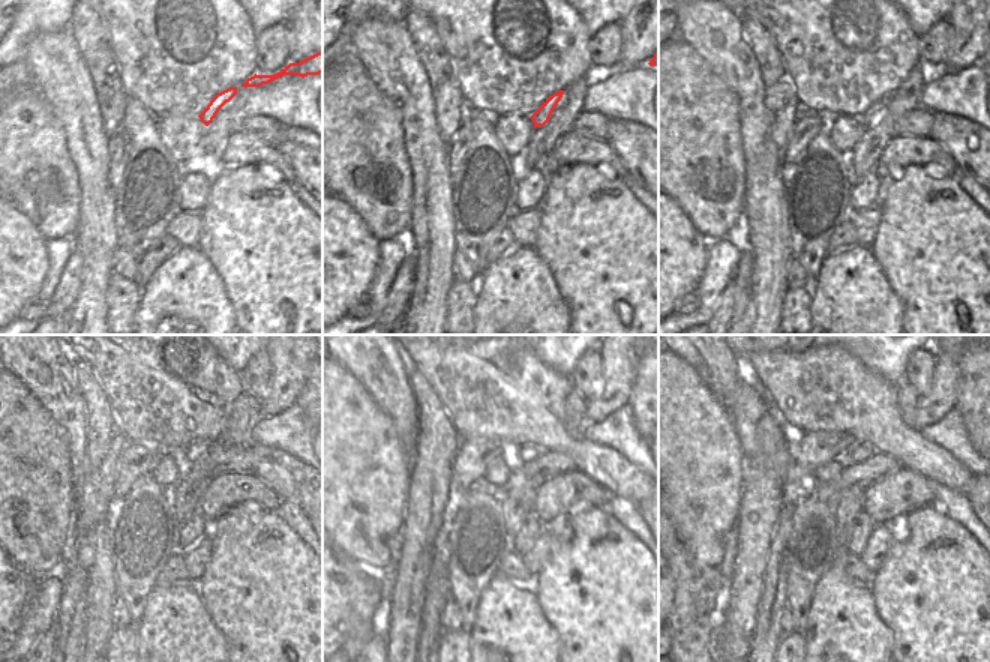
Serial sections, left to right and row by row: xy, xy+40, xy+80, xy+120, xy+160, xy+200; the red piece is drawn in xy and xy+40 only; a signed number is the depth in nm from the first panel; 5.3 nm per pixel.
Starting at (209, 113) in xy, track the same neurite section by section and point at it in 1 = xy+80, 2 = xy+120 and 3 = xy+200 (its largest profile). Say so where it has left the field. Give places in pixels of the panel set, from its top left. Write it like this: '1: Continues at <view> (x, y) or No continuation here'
1: Continues at xy+80 (872, 113)
2: Continues at xy+120 (200, 448)
3: Continues at xy+200 (861, 452)

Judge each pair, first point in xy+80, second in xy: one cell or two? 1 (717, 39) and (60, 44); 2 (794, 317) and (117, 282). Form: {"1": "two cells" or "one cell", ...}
{"1": "one cell", "2": "one cell"}

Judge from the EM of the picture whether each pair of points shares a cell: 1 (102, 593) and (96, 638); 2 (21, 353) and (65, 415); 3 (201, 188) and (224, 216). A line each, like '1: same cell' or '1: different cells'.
1: same cell
2: same cell
3: different cells

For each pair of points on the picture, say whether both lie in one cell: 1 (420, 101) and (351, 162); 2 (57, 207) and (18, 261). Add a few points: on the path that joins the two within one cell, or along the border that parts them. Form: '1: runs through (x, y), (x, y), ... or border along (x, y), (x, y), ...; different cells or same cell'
1: border along (380, 90), (401, 116), (401, 135), (407, 153); different cells
2: border along (15, 206), (47, 240); different cells

